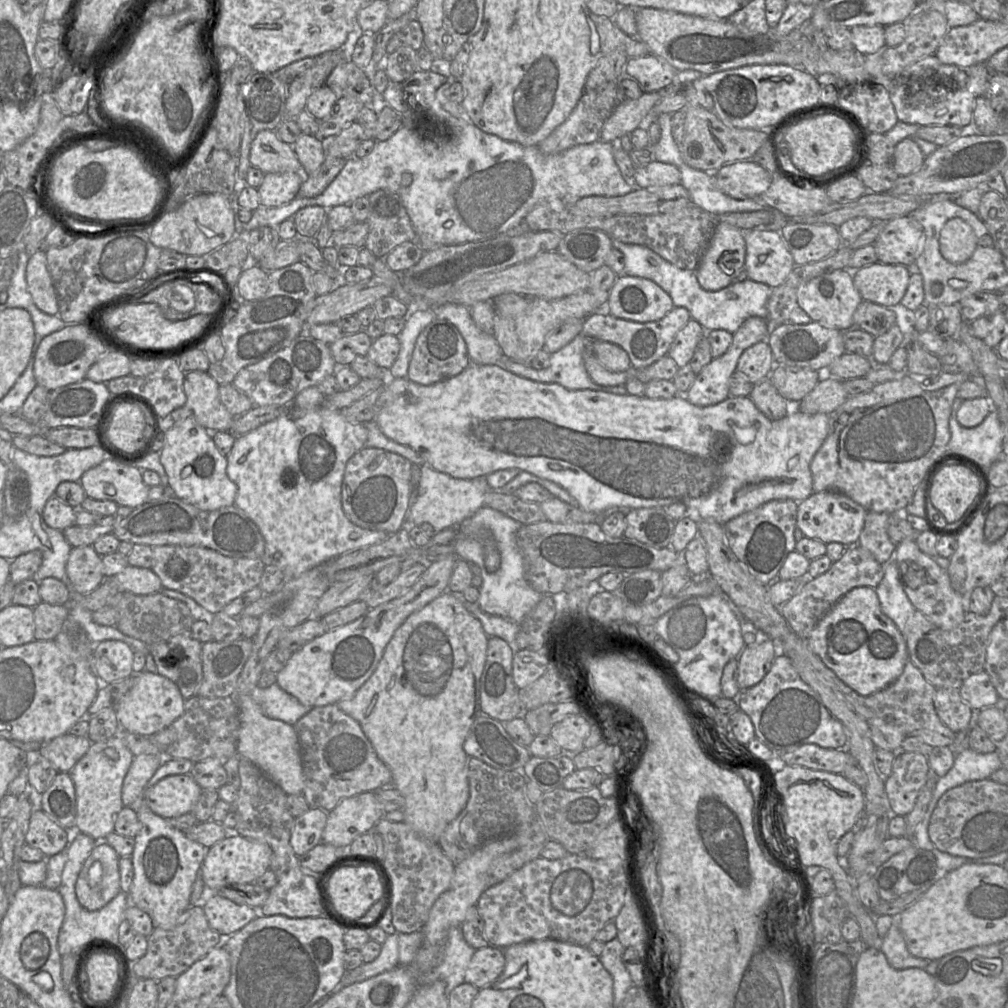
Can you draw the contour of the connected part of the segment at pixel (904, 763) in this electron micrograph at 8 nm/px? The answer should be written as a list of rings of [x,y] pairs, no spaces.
[[[924,752],[896,753],[890,775],[883,778],[891,815],[905,817],[912,811],[929,776],[931,772]]]

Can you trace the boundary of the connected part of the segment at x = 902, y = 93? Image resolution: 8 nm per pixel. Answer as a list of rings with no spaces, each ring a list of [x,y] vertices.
[[[935,54],[912,63],[887,82],[887,90],[901,122],[928,125],[953,125],[971,129],[976,97],[969,90],[966,70],[941,63]]]

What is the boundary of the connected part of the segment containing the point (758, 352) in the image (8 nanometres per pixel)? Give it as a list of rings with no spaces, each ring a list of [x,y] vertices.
[[[761,341],[742,353],[737,363],[737,372],[754,385],[768,378],[775,365],[769,344]]]

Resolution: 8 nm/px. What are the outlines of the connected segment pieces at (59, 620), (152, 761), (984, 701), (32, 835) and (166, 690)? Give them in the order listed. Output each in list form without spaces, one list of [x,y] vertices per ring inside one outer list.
[[[42,602],[33,608],[35,633],[38,641],[54,640],[69,615],[68,605]]]
[[[141,754],[134,756],[123,781],[122,802],[125,807],[131,807],[144,792],[148,781],[164,759],[161,755]]]
[[[985,671],[973,674],[964,680],[959,688],[959,694],[972,710],[1001,704],[997,691]]]
[[[35,810],[26,834],[26,844],[42,851],[46,857],[52,857],[68,847],[69,831],[52,820],[43,810]]]
[[[143,670],[135,675],[133,687],[121,698],[116,706],[116,715],[121,731],[151,736],[168,728],[184,713],[185,699],[179,687],[170,679]]]

